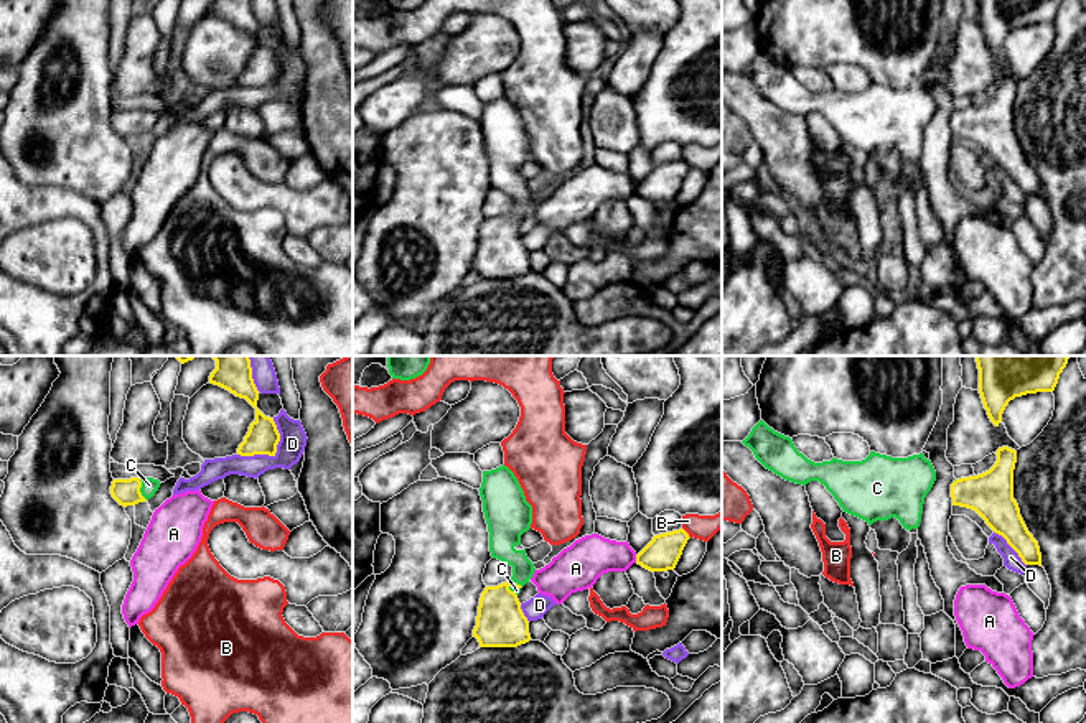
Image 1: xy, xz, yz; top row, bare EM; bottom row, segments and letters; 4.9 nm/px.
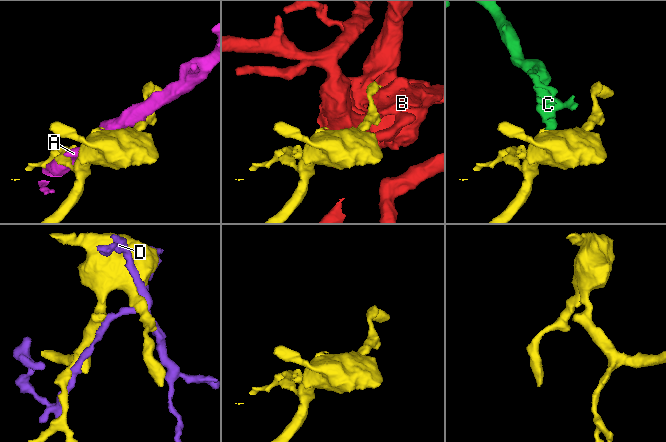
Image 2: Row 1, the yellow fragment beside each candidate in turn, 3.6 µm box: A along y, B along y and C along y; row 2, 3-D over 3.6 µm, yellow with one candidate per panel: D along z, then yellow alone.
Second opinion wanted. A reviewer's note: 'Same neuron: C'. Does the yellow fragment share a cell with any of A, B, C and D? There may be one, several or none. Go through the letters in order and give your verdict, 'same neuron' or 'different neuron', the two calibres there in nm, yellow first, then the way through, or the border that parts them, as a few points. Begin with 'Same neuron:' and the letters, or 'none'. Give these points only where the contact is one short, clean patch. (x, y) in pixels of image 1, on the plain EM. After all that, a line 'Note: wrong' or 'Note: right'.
Same neuron: C
A: different neuron | 170/220 nm
B: different neuron | 170/120 nm
C: same neuron | 130/80 nm | across xy (126, 122), (139, 121), (149, 116)
D: different neuron | 160/130 nm
Note: right

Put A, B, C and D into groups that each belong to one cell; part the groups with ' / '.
A / B / C / D

